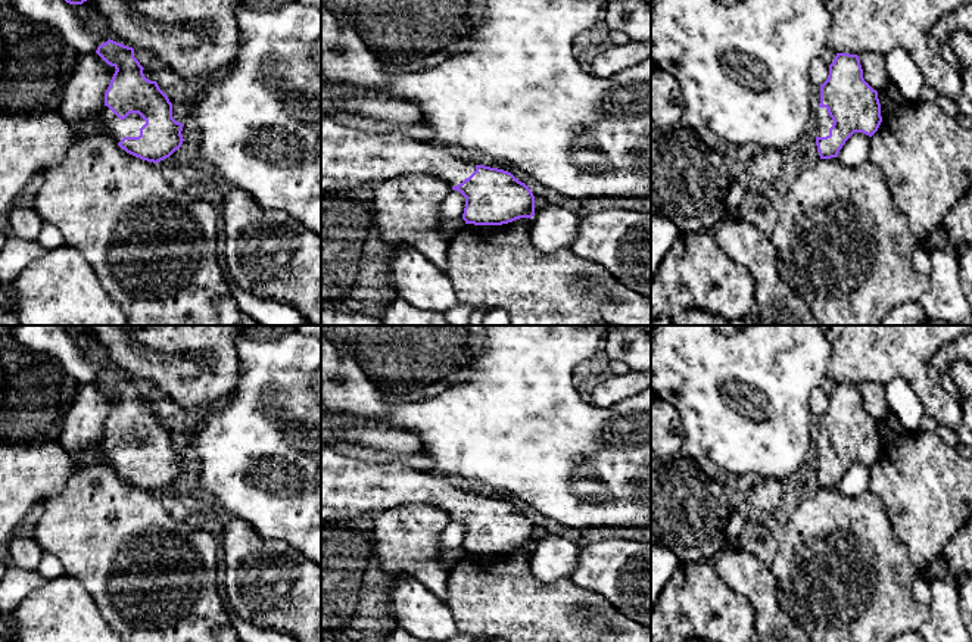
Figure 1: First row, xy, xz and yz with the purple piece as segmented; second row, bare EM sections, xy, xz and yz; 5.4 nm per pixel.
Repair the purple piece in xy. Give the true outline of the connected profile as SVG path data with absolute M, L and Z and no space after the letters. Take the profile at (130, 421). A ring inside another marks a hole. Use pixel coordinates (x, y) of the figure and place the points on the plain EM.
M108 370L96 383L116 401L105 423L102 440L91 449L127 483L158 493L184 471L181 452L172 448L172 433L143 403L134 378Z

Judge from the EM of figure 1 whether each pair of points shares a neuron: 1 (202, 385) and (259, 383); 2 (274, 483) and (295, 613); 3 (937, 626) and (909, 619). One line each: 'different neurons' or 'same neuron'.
1: different neurons
2: different neurons
3: different neurons

